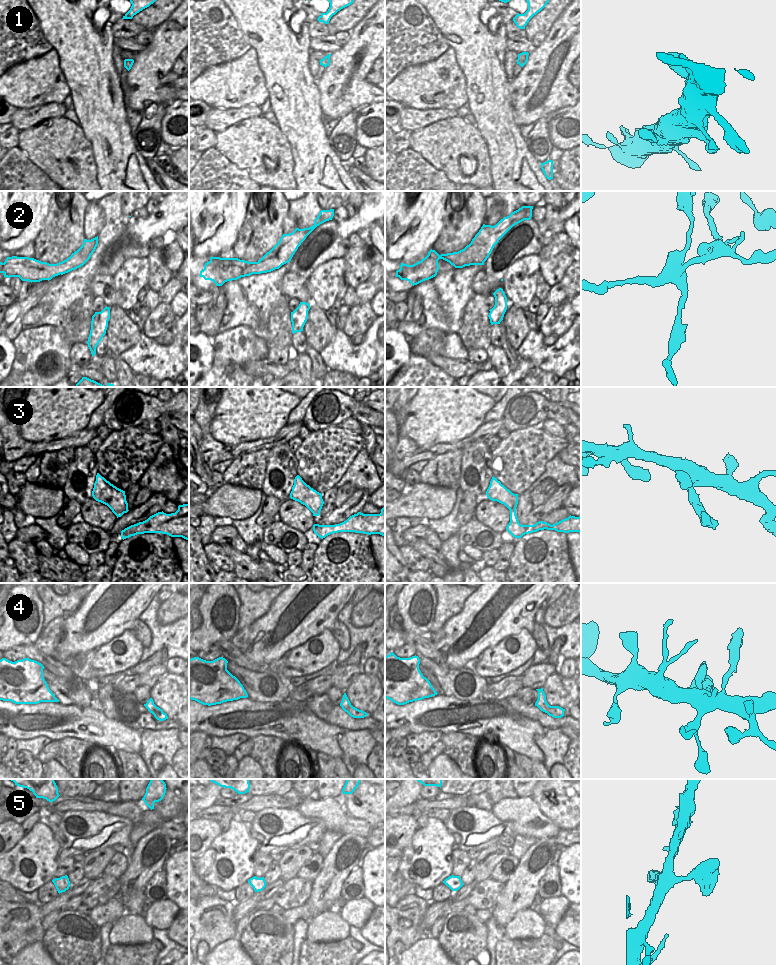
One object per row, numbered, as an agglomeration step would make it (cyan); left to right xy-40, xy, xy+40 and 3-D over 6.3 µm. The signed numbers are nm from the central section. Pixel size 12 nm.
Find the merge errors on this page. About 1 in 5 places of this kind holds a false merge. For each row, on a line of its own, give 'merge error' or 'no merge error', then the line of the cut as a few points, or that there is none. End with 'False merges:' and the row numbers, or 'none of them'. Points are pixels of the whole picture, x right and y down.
1: no merge error; no cut
2: merge error; cut in xy along (294, 235), (273, 256), (258, 261)
3: no merge error; no cut
4: no merge error; no cut
5: no merge error; no cut
False merges: 2

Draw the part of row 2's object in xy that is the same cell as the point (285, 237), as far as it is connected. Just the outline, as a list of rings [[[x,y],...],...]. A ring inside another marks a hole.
[[[283,234],[279,242],[258,261],[264,261],[274,257],[278,252],[278,249],[281,248],[287,241],[290,241],[293,236],[293,234]]]

